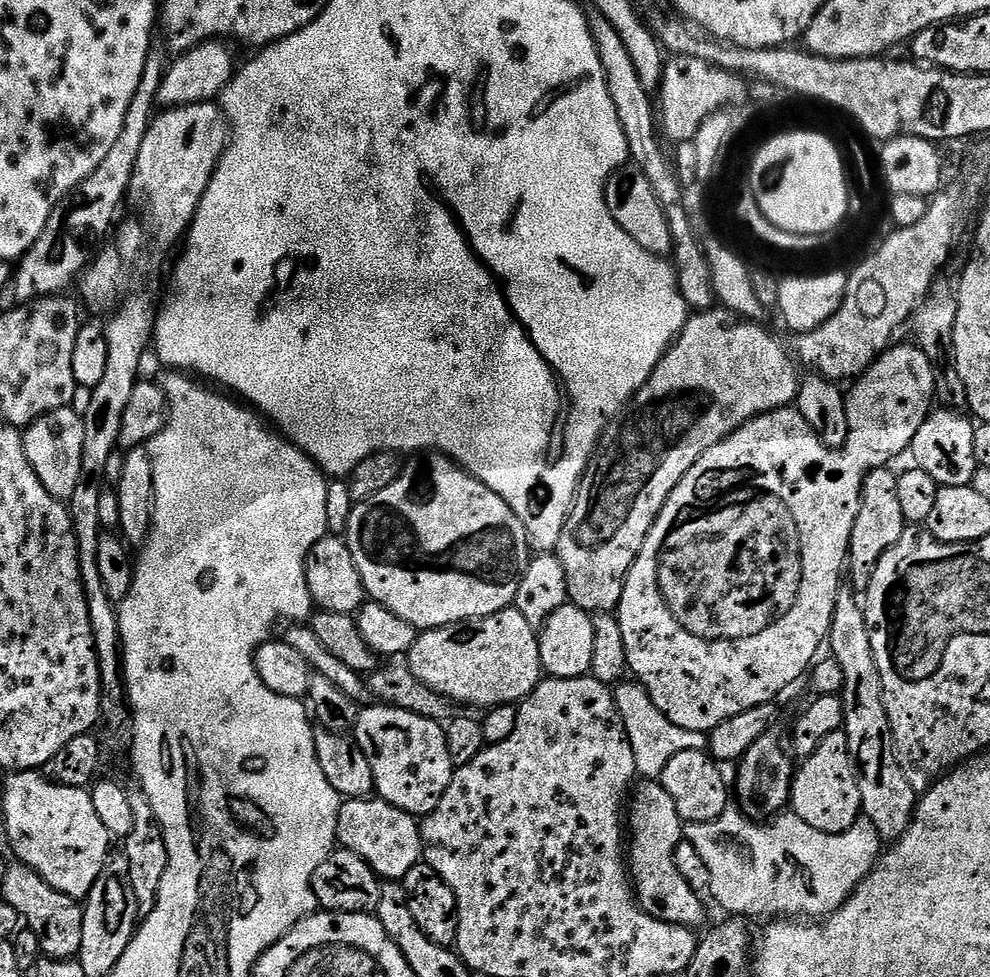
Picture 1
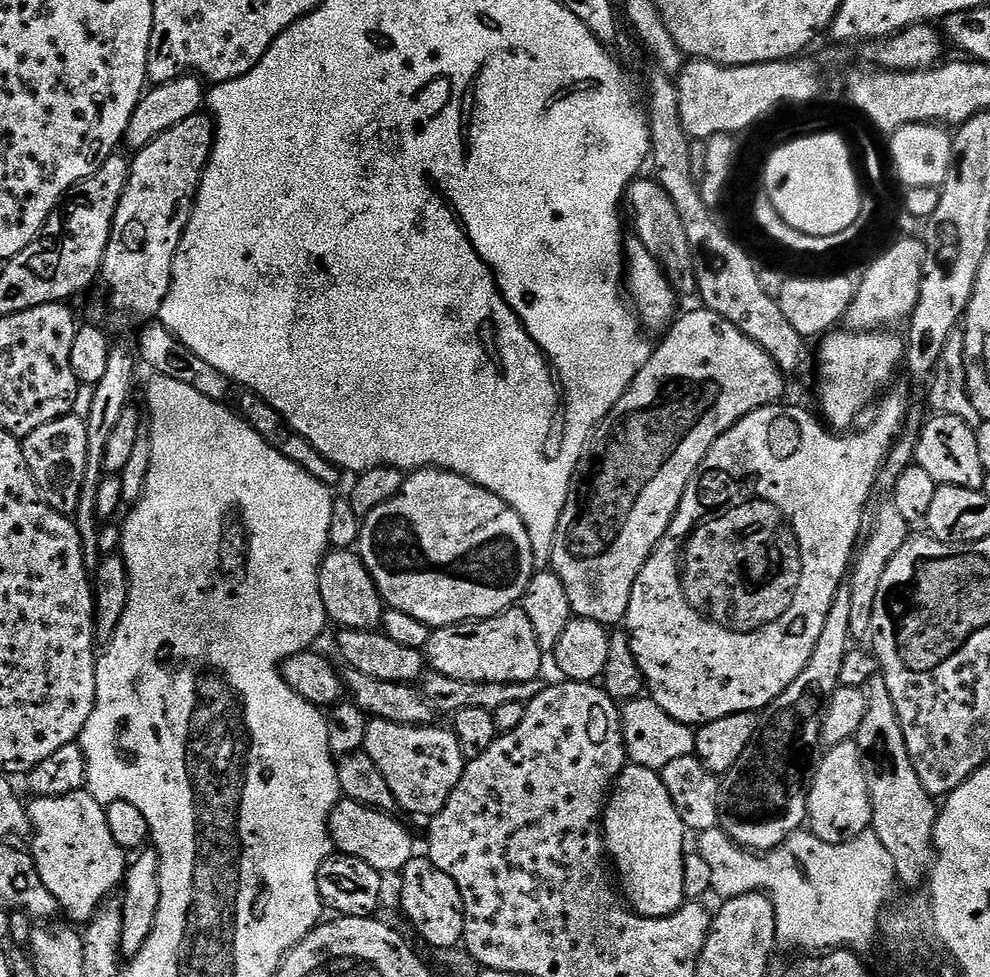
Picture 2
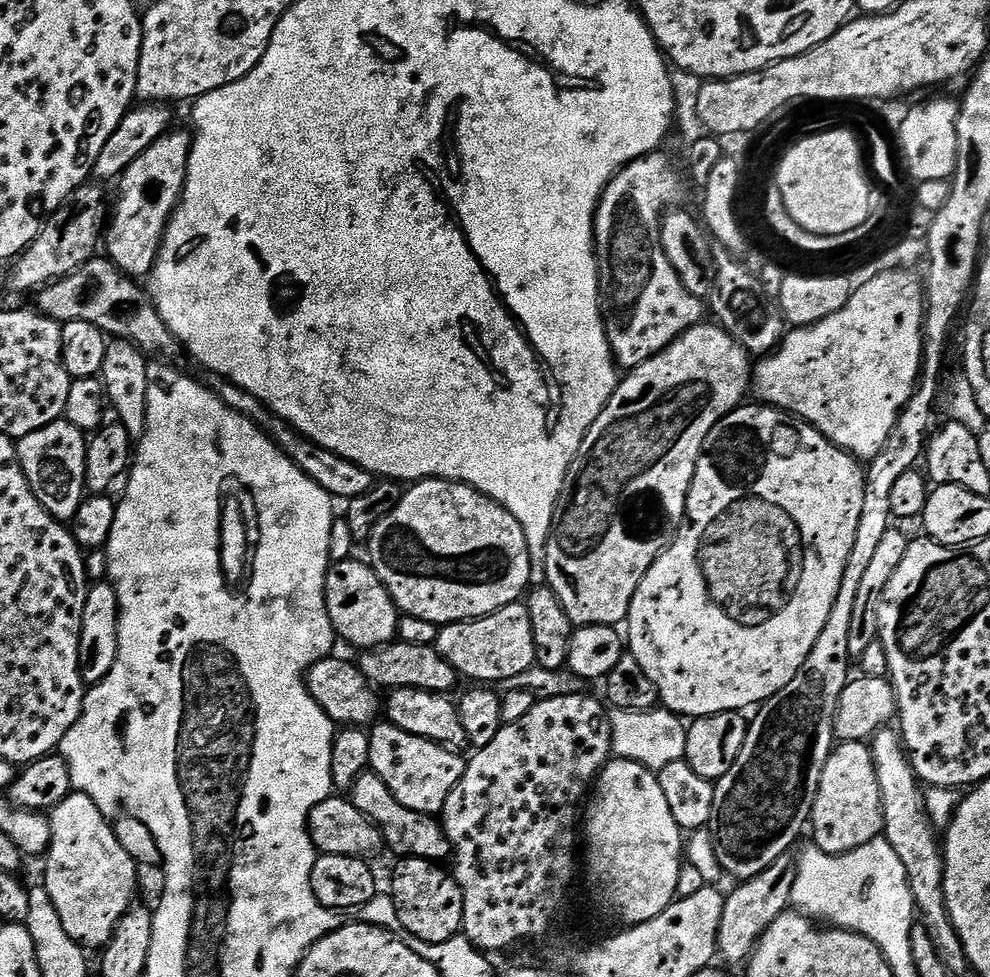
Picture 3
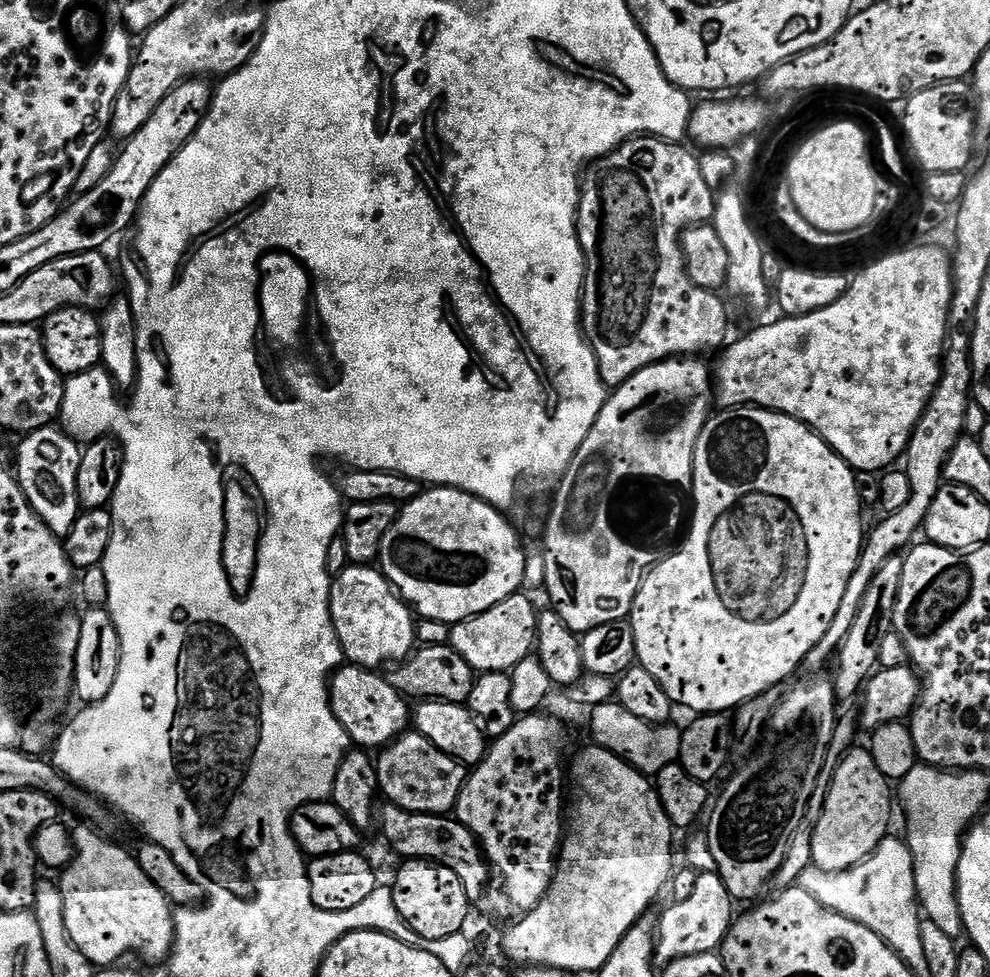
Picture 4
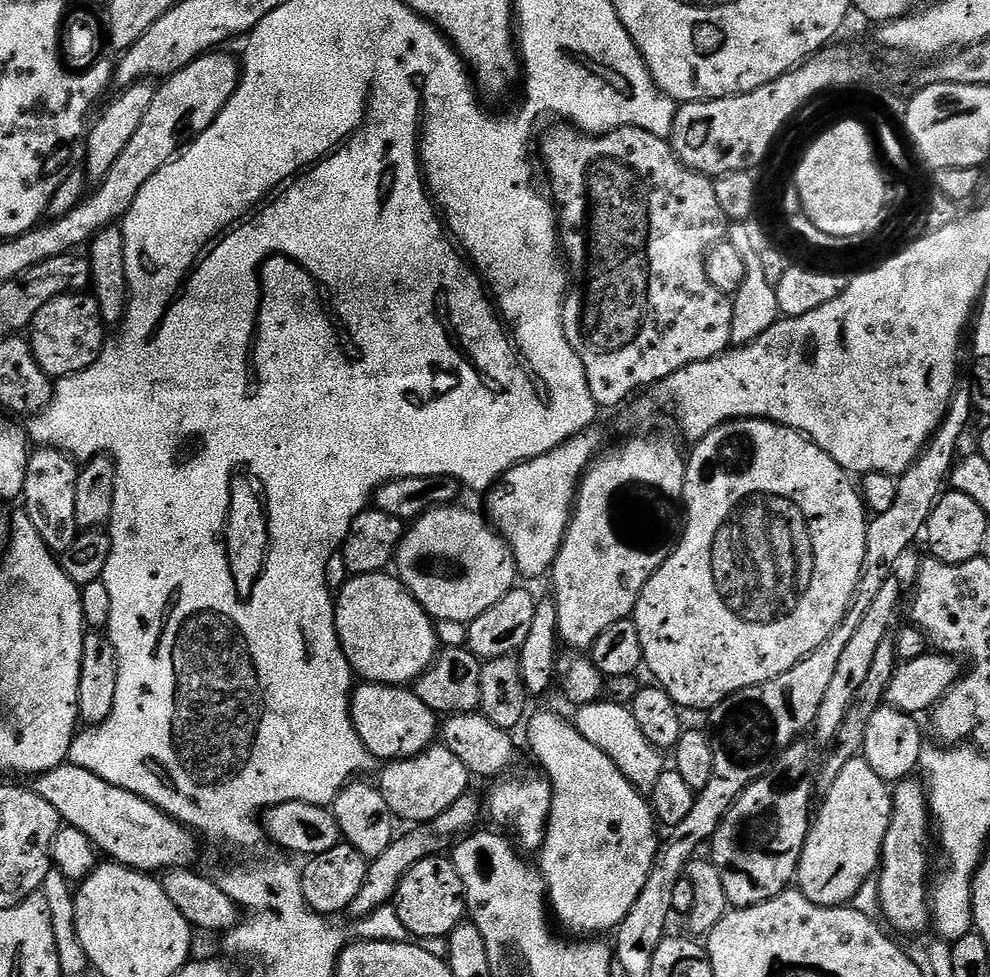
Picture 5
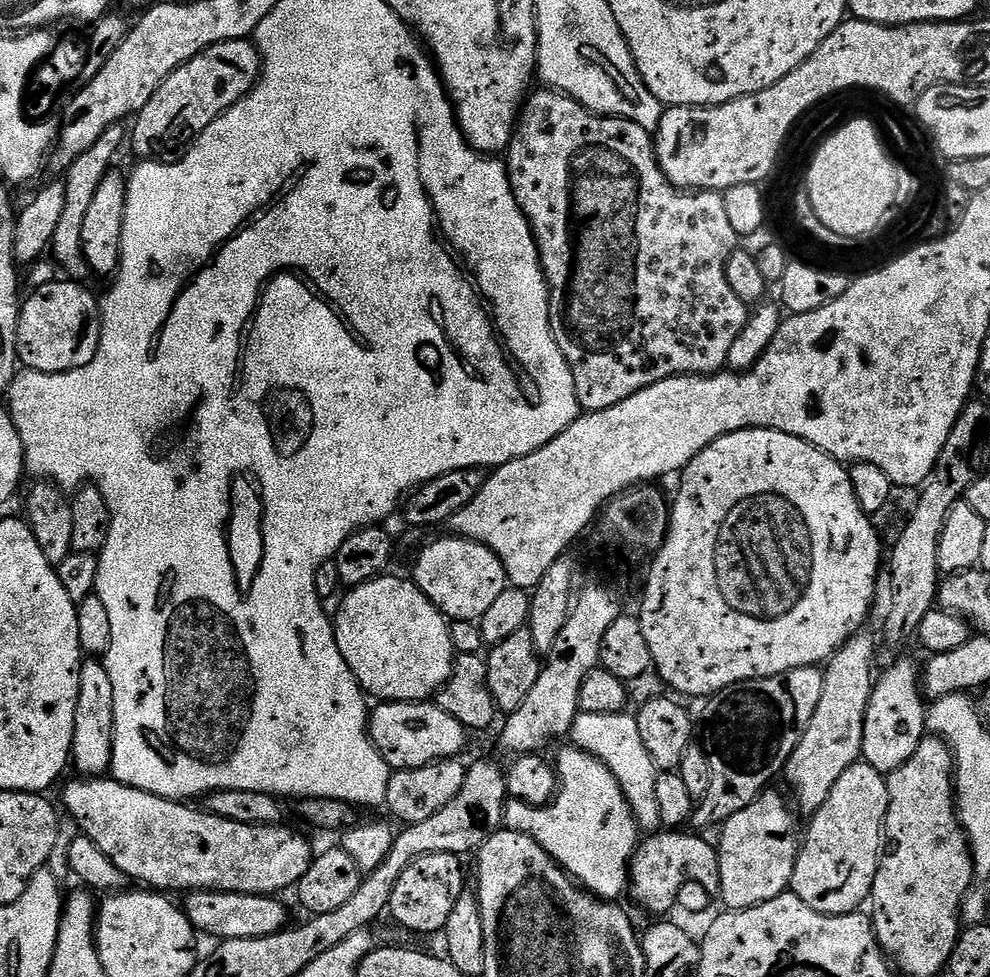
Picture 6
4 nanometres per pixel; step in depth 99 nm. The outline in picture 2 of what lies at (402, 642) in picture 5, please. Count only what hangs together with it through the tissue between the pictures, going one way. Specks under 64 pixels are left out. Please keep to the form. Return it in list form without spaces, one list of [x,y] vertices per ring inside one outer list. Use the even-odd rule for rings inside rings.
[[[332,550],[320,563],[320,593],[328,611],[328,619],[340,628],[357,628],[363,632],[381,627],[386,605],[380,599],[374,578],[368,567],[352,550]]]

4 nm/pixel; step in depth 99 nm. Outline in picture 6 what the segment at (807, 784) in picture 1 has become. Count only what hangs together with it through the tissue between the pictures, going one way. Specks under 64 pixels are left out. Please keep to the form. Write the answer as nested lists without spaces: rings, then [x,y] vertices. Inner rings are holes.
[[[858,762],[834,782],[834,790],[822,802],[822,806],[811,813],[808,833],[803,833],[800,851],[796,858],[792,875],[791,891],[795,892],[806,906],[818,910],[827,916],[841,916],[847,912],[855,912],[860,903],[867,901],[872,895],[876,871],[880,868],[882,833],[884,819],[888,809],[888,782],[885,773],[874,770],[874,766]]]

